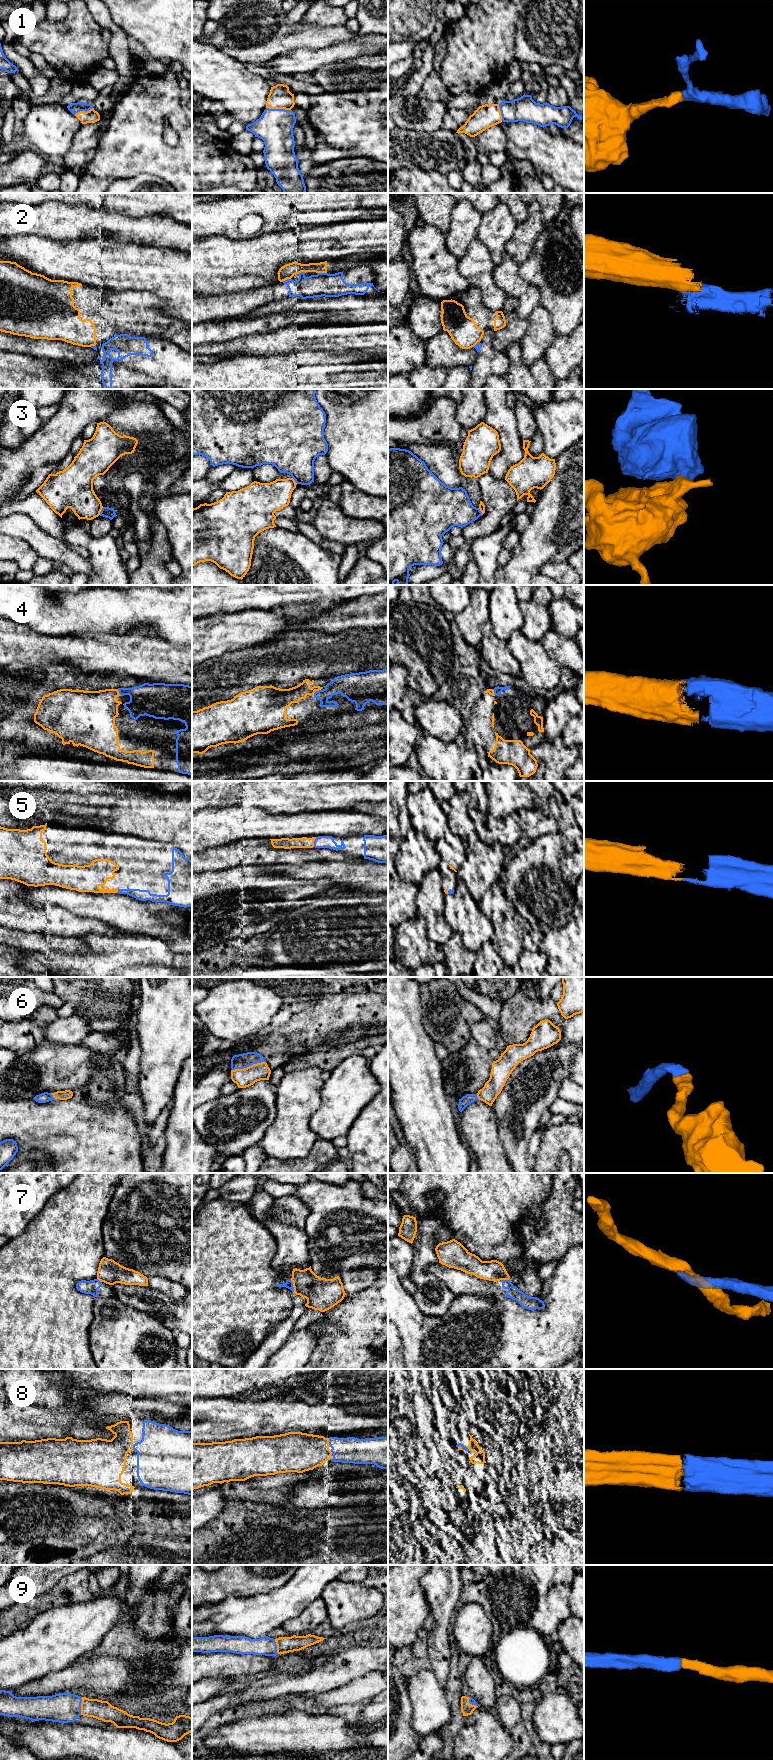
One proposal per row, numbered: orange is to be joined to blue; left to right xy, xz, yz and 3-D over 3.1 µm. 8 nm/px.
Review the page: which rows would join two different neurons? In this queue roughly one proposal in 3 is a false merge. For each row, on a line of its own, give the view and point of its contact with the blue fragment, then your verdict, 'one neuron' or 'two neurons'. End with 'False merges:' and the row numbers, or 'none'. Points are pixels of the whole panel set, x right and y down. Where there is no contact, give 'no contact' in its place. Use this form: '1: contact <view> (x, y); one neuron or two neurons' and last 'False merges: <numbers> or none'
1: contact xz (278, 109); one neuron
2: contact xz (322, 273); two neurons
3: contact xy (101, 511); two neurons
4: contact xz (316, 691); one neuron
5: contact xz (314, 842); one neuron
6: contact xz (247, 1066); one neuron
7: contact xz (292, 1286); two neurons
8: contact xz (329, 1442); one neuron
9: contact xy (80, 1706); one neuron
False merges: 2, 3, 7

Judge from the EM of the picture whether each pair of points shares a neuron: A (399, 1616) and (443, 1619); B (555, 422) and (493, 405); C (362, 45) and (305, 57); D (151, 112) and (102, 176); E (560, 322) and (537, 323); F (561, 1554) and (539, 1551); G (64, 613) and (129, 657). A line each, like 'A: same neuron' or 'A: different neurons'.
A: different neurons
B: different neurons
C: same neuron
D: same neuron
E: different neurons
F: same neuron
G: different neurons

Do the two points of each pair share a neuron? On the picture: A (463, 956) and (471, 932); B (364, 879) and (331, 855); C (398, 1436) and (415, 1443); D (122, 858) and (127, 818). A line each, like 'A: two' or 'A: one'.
A: two
B: two
C: one
D: two

